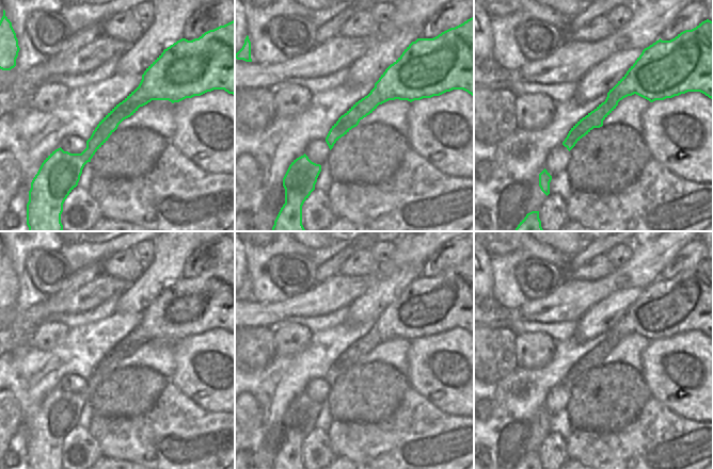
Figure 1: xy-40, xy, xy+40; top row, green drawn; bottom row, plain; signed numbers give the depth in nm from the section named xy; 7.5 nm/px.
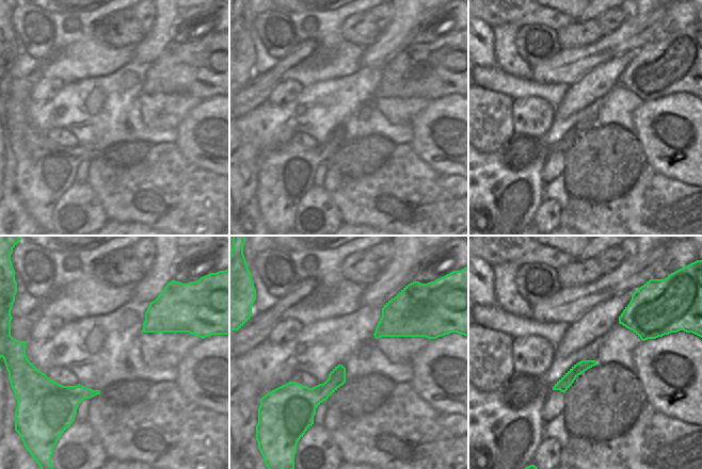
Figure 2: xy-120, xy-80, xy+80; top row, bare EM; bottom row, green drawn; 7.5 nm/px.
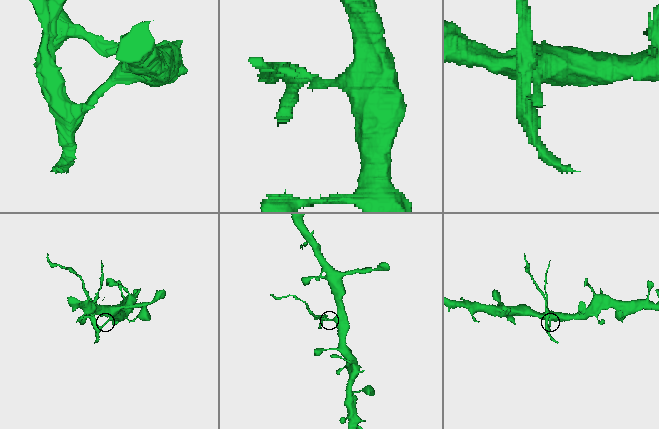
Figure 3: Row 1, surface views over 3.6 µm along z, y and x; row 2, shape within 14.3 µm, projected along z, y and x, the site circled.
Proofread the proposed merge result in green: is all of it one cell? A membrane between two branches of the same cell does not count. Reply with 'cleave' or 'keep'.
cleave

